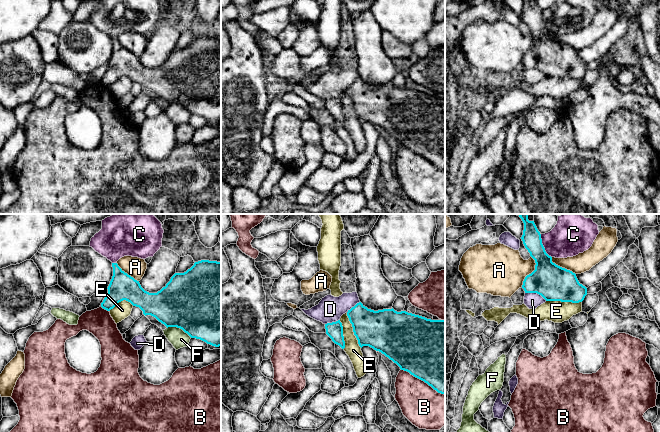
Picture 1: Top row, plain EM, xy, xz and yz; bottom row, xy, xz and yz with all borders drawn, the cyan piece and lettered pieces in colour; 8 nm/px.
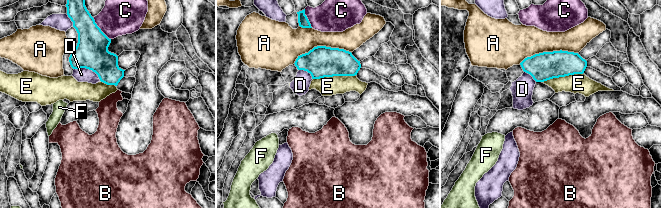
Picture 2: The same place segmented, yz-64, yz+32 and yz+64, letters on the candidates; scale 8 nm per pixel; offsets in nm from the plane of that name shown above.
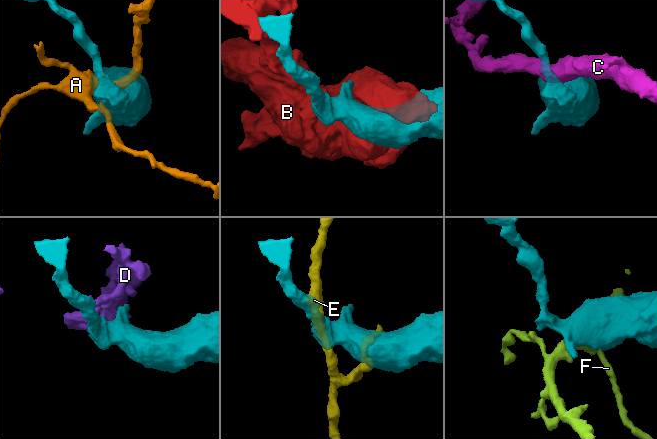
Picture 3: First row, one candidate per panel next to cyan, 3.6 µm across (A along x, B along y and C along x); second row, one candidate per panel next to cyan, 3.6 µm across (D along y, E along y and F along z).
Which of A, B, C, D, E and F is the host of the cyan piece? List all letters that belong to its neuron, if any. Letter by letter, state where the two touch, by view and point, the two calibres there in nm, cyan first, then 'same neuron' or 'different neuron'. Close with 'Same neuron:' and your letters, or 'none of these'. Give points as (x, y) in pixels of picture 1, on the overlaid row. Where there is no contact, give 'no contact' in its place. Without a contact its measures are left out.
A: yz (532, 272) | 280/400 nm | different neuron
B: xz (423, 380) | 500/320 nm | different neuron
C: yz (543, 246) | 240/300 nm | different neuron
D: yz (536, 292) | 280/130 nm | different neuron
E: xz (353, 330) | 340/120 nm | different neuron
F: xy (179, 327) | 500/150 nm | different neuron
Same neuron: none of these

